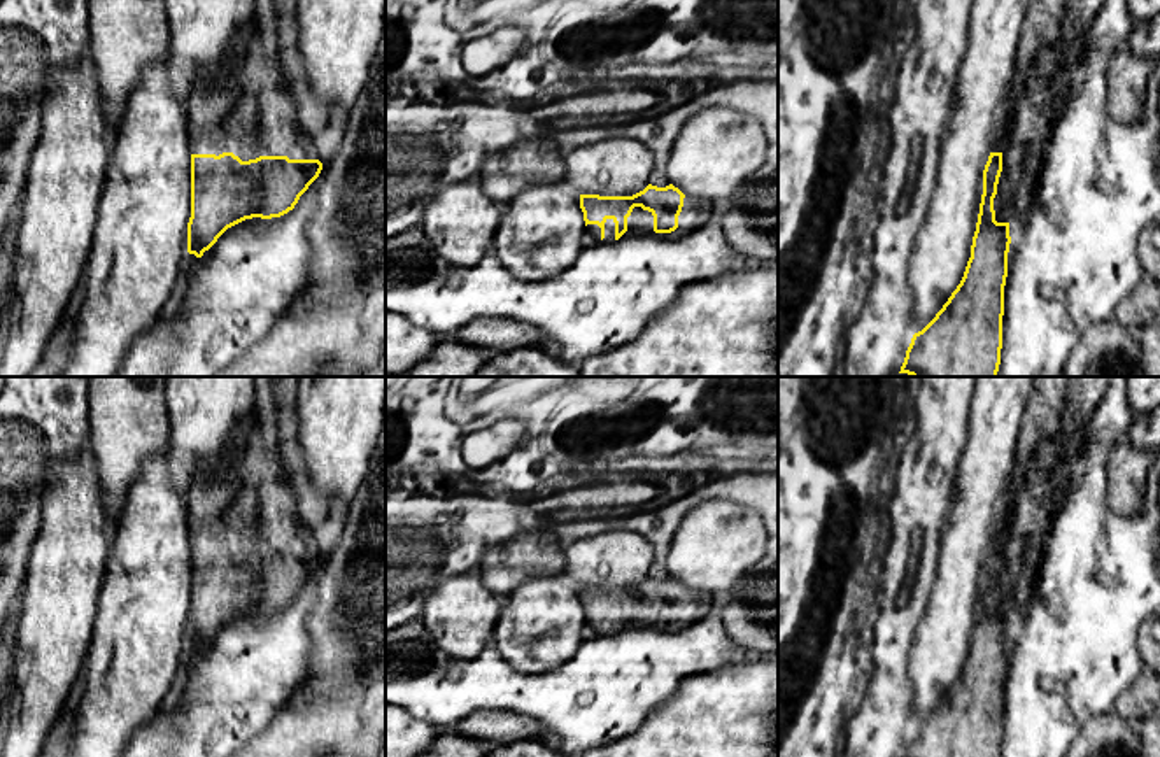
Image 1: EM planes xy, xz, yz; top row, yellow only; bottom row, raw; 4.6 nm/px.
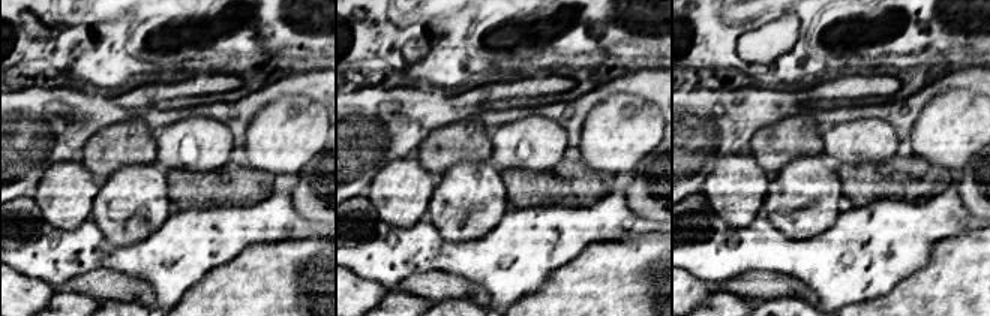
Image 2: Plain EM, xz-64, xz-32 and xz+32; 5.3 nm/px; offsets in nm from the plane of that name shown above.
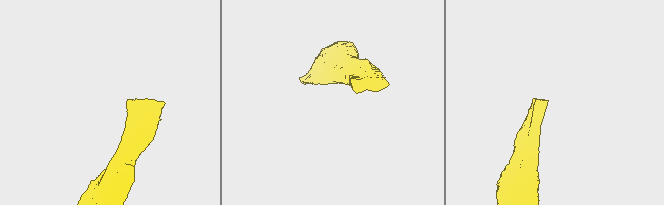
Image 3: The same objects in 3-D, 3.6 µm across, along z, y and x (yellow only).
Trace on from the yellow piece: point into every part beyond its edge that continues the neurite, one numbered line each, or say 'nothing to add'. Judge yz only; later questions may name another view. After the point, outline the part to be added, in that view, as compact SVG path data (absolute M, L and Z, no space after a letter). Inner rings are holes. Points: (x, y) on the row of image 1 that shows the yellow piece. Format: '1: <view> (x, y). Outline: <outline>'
1: yz (1041, 27). Outline: M1065 0L1029 2L1022 40L1016 51L1016 70L1011 81L1008 114L992 152L1006 151L1016 100L1025 93L1027 70L1032 67L1043 47L1057 44L1064 11Z

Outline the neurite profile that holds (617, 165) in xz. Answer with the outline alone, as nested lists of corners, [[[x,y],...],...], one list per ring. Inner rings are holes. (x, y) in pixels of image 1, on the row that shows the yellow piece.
[[[608,137],[564,151],[564,166],[564,182],[578,195],[633,196],[650,184],[657,161],[641,142],[627,137]]]

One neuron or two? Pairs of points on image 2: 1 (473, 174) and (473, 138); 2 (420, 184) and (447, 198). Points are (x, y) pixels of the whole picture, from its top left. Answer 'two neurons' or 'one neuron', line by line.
1: two neurons
2: two neurons

